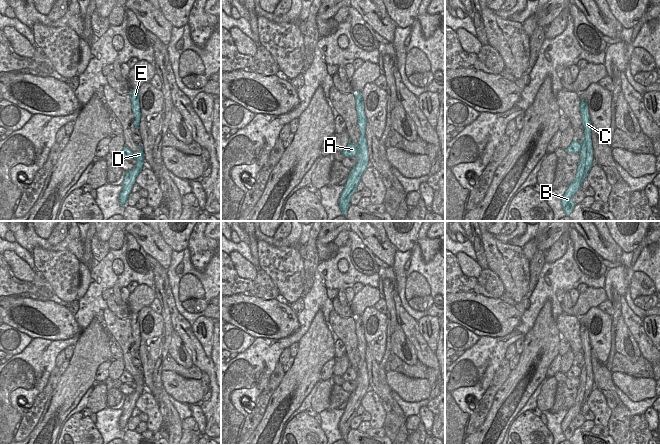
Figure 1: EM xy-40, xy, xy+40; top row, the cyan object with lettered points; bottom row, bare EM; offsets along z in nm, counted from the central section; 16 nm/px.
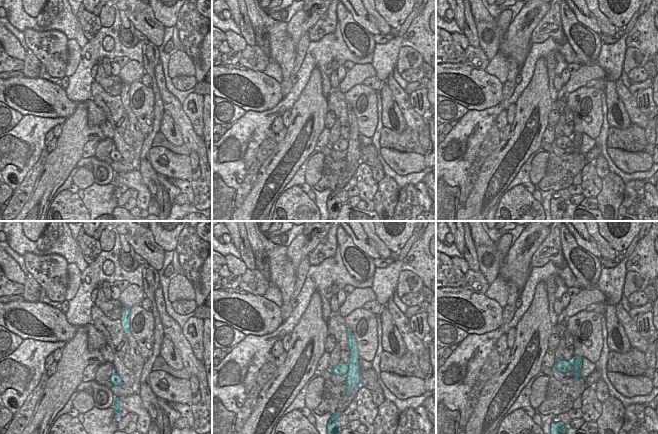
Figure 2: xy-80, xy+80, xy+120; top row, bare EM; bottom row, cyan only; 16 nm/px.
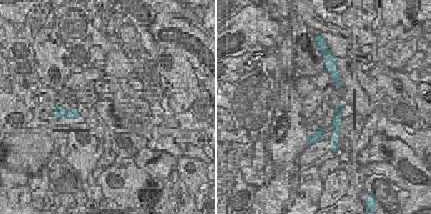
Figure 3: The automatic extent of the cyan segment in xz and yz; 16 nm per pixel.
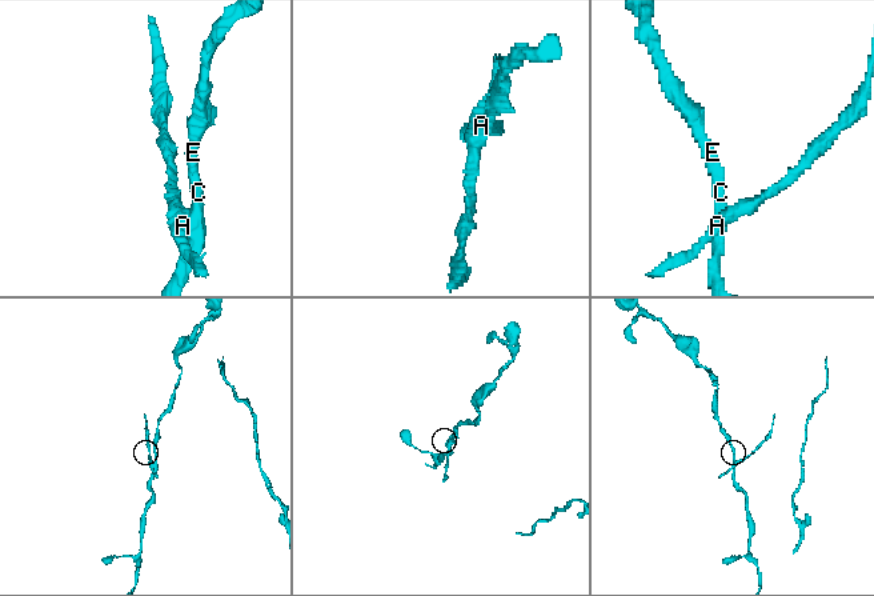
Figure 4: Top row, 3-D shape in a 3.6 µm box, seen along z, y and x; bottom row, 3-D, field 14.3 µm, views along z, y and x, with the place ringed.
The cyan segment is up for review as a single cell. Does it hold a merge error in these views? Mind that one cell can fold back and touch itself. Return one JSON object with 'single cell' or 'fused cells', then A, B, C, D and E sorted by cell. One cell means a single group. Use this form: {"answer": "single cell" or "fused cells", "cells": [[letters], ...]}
{"answer": "fused cells", "cells": [["A"], ["B", "C", "D", "E"]]}

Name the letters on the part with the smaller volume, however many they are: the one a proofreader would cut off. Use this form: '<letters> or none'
A

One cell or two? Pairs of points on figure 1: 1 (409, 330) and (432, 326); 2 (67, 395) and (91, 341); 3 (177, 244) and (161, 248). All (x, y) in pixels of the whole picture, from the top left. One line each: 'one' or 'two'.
1: two
2: one
3: two

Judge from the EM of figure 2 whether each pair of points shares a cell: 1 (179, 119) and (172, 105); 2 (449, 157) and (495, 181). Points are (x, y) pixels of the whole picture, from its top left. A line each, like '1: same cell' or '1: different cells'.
1: same cell
2: different cells

